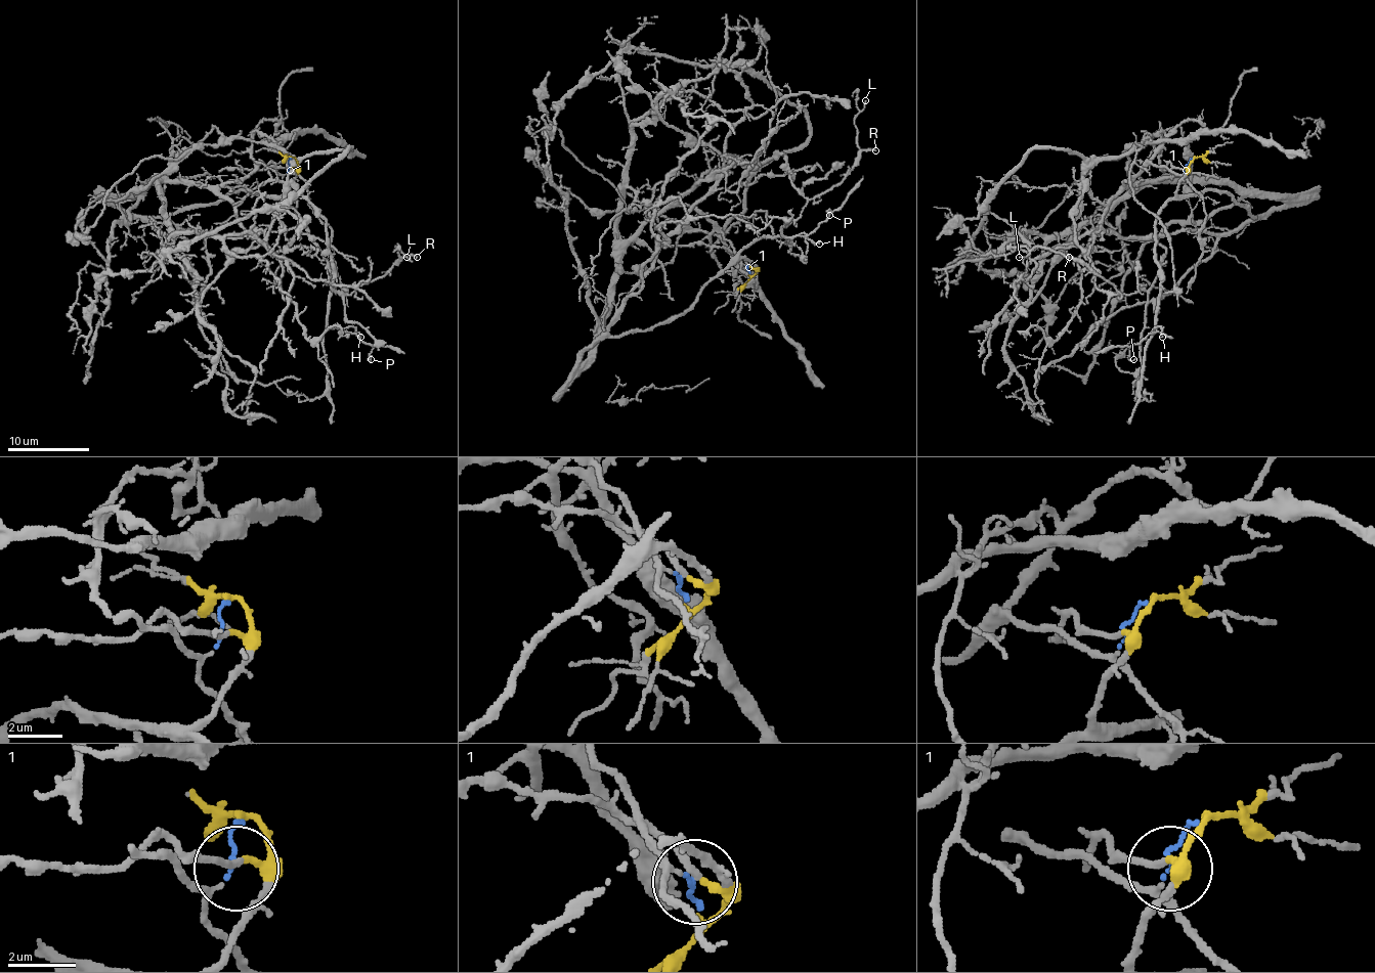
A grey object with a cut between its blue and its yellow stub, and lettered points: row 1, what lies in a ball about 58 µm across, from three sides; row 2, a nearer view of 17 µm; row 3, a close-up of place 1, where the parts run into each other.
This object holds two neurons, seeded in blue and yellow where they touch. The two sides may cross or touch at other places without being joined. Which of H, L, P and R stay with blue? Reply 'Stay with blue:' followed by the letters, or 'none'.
Stay with blue: L, R

